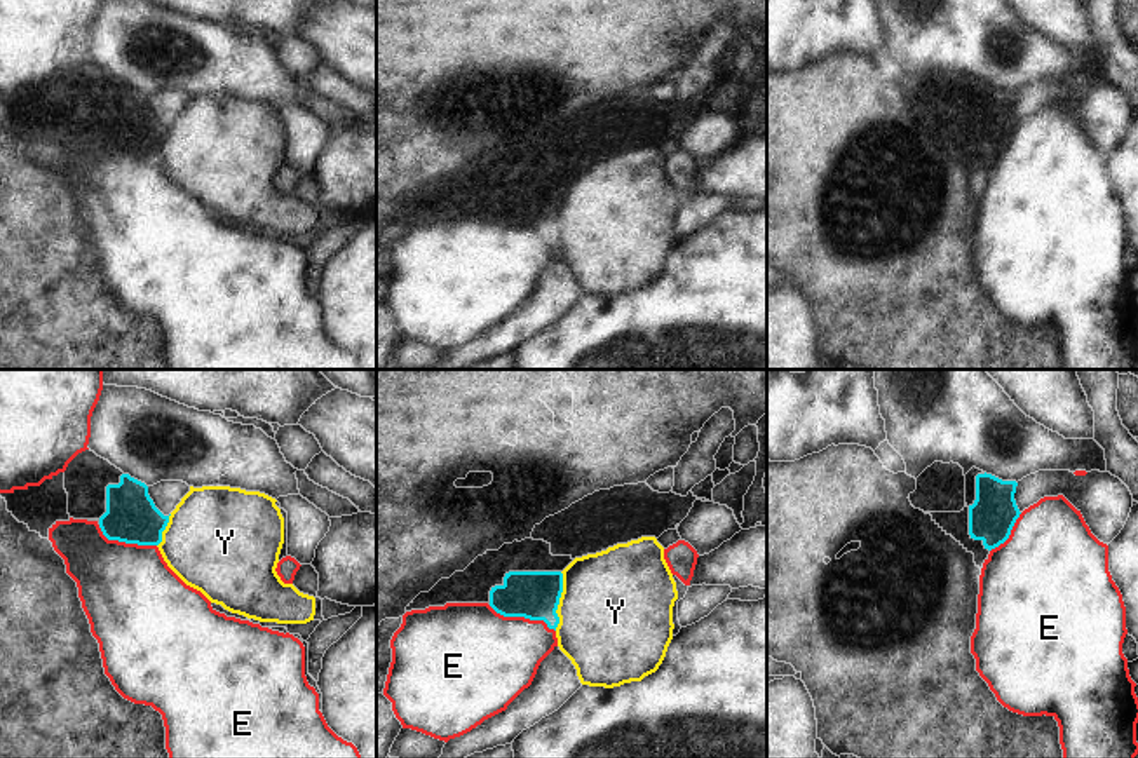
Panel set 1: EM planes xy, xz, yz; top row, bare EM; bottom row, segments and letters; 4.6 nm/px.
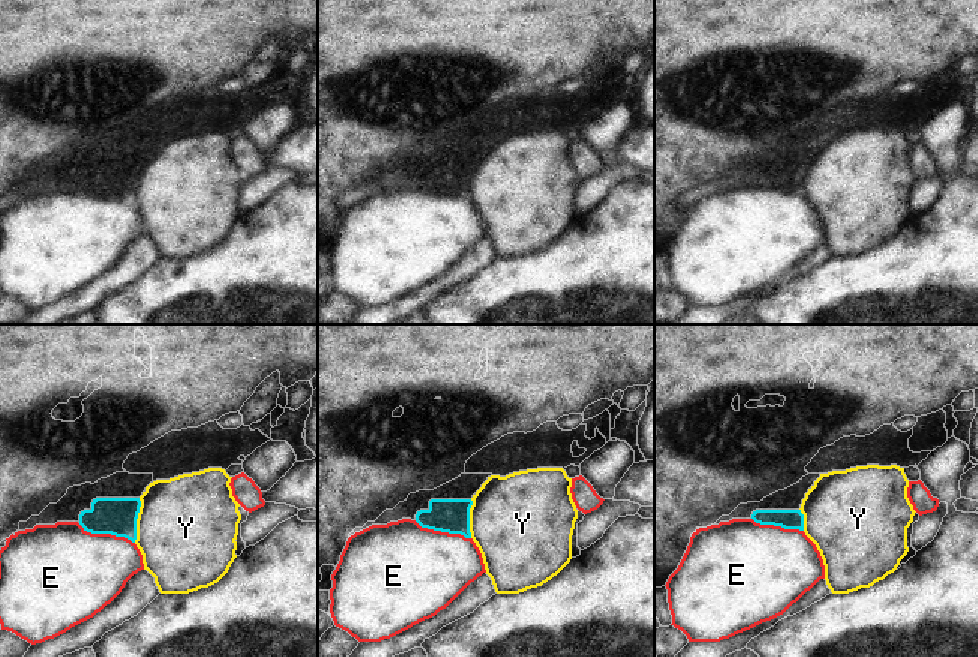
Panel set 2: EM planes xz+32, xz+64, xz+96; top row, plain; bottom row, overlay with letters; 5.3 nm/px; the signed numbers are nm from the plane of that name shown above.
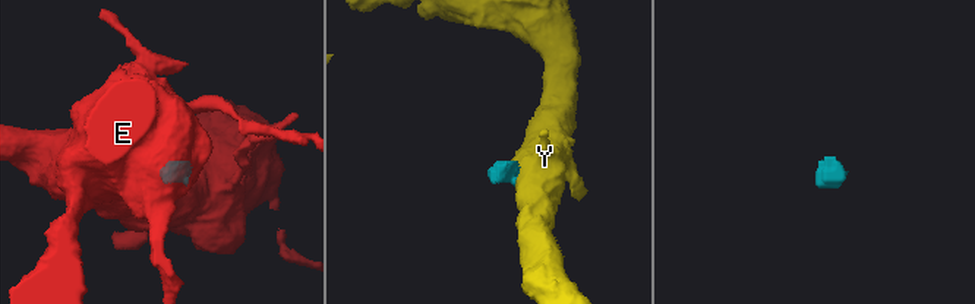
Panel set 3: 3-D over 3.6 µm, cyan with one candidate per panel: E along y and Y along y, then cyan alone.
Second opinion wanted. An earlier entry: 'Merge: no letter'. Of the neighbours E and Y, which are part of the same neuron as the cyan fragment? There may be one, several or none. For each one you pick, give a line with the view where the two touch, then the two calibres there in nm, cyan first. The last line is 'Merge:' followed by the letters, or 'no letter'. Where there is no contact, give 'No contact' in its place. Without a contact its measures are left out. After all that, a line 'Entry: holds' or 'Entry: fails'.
E: Touches cyan in xz. Thickness 220 nm (cyan) against 420 nm
Merge: E
Entry: fails

